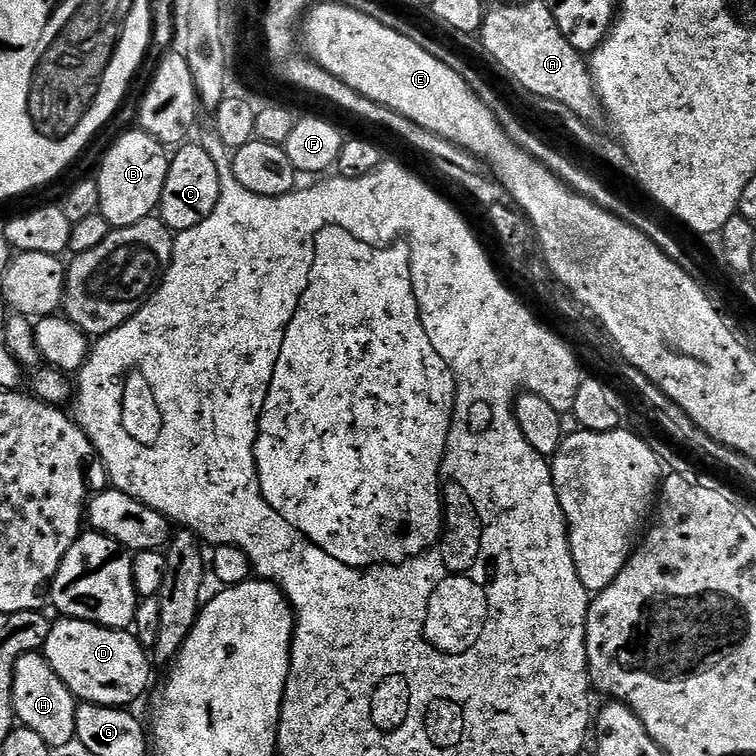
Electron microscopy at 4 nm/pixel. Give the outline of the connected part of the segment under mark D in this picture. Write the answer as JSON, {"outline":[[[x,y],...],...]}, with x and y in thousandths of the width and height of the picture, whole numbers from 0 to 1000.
{"outline":[[[79,817],[75,821],[69,825],[56,865],[102,927],[142,937],[169,937],[194,913],[201,899],[197,864],[173,835],[138,831],[116,820]]]}

